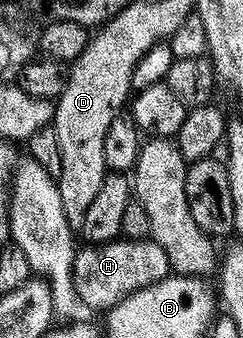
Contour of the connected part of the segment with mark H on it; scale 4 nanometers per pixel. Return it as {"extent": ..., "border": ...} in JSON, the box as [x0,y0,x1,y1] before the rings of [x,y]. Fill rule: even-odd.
{"extent":[65,231,170,311],"border":[[[120,231],[109,237],[86,237],[73,245],[65,261],[65,281],[89,309],[107,311],[127,295],[170,276],[169,260],[163,247],[152,239],[133,240]]]}

